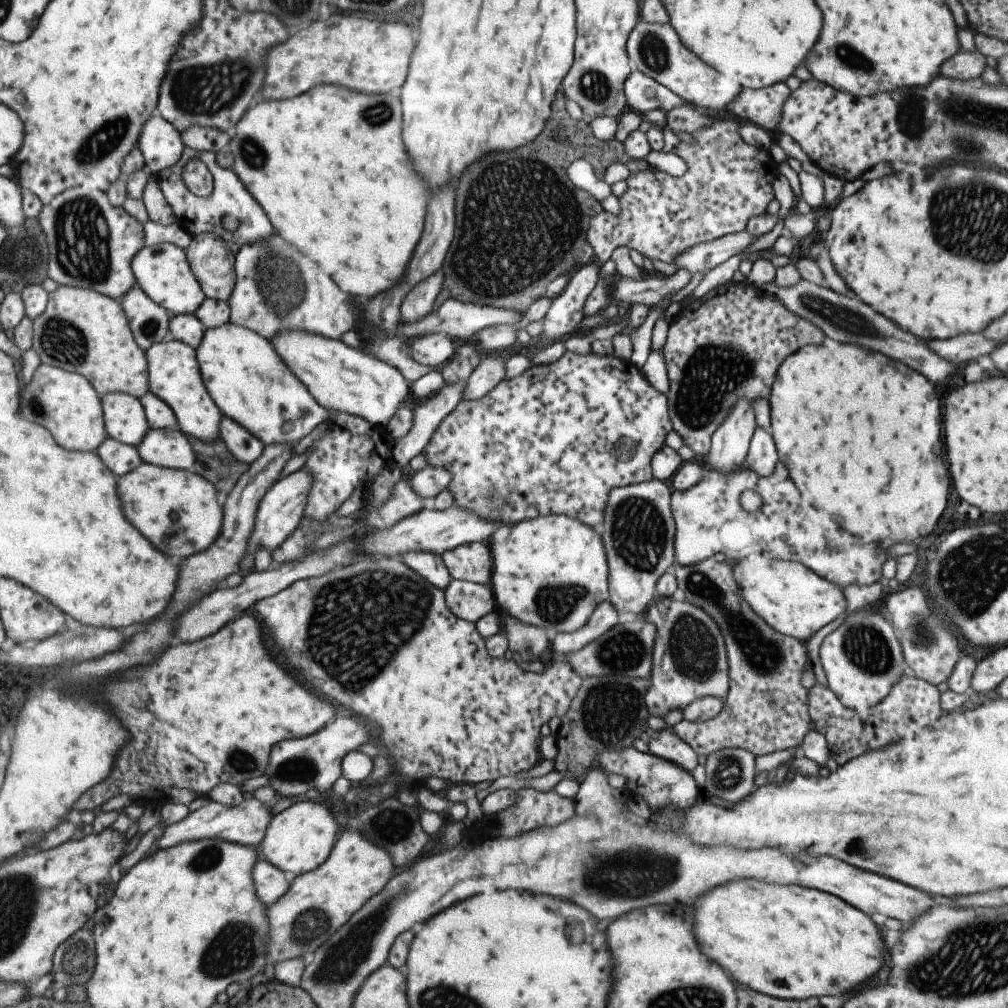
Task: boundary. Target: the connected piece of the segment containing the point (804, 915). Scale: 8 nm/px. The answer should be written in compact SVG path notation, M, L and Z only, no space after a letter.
M739 880L739 882L731 882L725 886L719 886L703 896L699 896L697 900L697 908L695 908L695 938L699 948L703 950L703 954L715 962L719 962L719 966L723 966L723 970L729 972L729 976L733 978L733 982L739 985L745 985L747 988L755 992L763 992L769 996L775 996L779 999L797 999L802 1001L807 998L821 998L821 996L841 996L845 992L849 992L851 988L855 988L857 984L861 984L863 980L871 978L881 970L881 966L886 964L889 966L889 948L880 933L879 929L873 921L869 920L869 915L865 916L854 906L845 904L844 900L837 898L832 894L825 894L819 890L809 890L809 888L801 888L801 886L773 886L773 884L761 884L755 880Z

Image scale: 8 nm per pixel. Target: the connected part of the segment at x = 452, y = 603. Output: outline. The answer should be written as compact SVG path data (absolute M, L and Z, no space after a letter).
M451 579L443 593L451 614L472 623L496 609L489 585Z

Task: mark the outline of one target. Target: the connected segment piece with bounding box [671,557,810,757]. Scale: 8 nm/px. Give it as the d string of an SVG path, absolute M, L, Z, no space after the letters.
M709 557L690 565L674 563L673 568L677 588L683 590L684 600L704 610L719 627L726 650L729 688L721 710L713 718L694 723L681 719L671 730L686 742L697 756L706 757L710 752L727 747L752 752L755 757L771 754L775 750L799 748L804 734L810 729L806 689L799 684L799 677L808 657L804 642L775 632L747 606L733 580L730 561L717 562Z

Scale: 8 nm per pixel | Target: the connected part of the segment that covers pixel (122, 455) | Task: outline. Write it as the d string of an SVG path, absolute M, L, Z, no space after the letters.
M112 438L103 440L94 453L102 459L103 466L106 466L107 470L110 470L116 478L129 473L141 463L138 451L134 446L117 442Z

